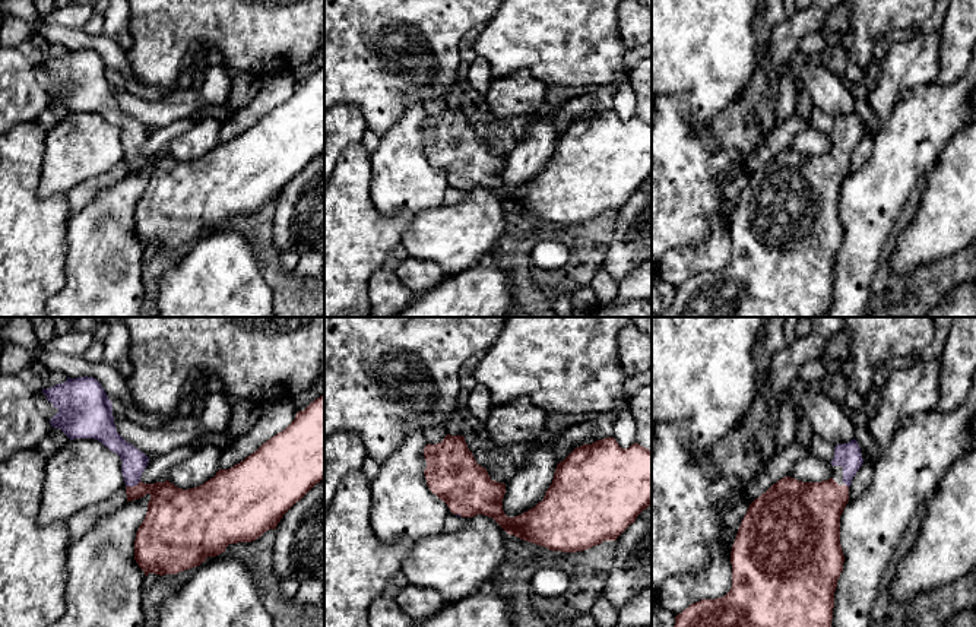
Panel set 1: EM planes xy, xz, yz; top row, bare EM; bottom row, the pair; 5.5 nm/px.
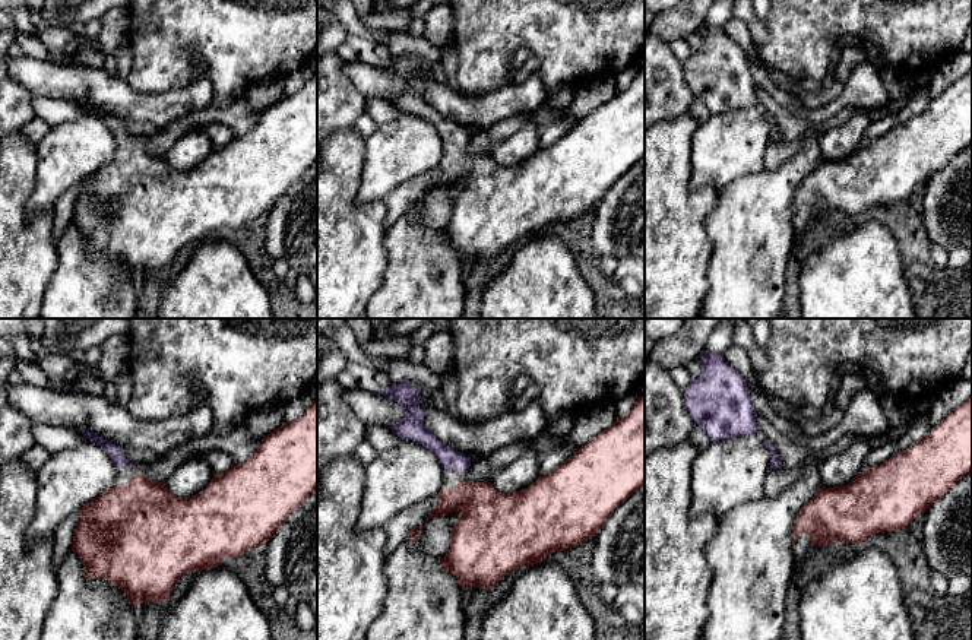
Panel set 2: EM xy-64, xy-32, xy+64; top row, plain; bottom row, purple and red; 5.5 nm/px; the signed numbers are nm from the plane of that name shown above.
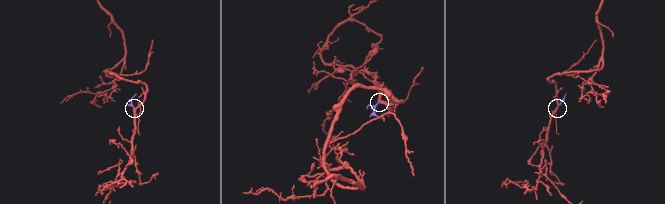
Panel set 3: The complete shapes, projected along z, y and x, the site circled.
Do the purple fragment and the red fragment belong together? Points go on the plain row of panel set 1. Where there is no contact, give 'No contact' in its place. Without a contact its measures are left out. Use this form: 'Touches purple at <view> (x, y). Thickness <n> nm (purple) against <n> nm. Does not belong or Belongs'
Touches purple at xy (133, 158). Thickness 140 nm (purple) against 260 nm. Belongs

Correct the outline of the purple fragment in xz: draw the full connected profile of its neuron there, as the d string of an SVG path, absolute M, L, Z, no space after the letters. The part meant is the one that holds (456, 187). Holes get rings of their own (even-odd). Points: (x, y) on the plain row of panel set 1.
M447 107L437 117L428 115L424 121L424 130L427 133L424 148L428 161L447 177L453 187L459 190L473 190L476 187L492 190L508 208L551 224L577 225L599 218L603 213L617 213L636 194L637 189L652 177L652 123L638 115L622 121L614 110L576 120L557 137L552 156L546 162L544 172L514 190L508 190L503 183L506 156L492 153L487 142L476 136L463 108Z

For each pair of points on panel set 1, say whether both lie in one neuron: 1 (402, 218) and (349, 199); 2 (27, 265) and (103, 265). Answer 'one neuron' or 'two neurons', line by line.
1: one neuron
2: two neurons

